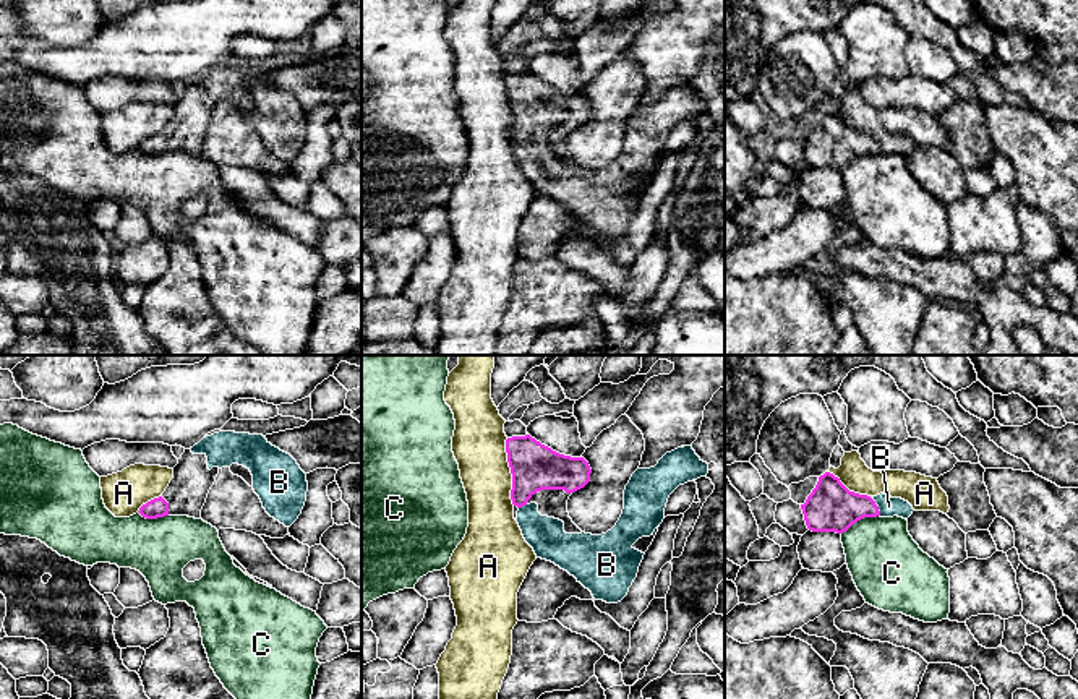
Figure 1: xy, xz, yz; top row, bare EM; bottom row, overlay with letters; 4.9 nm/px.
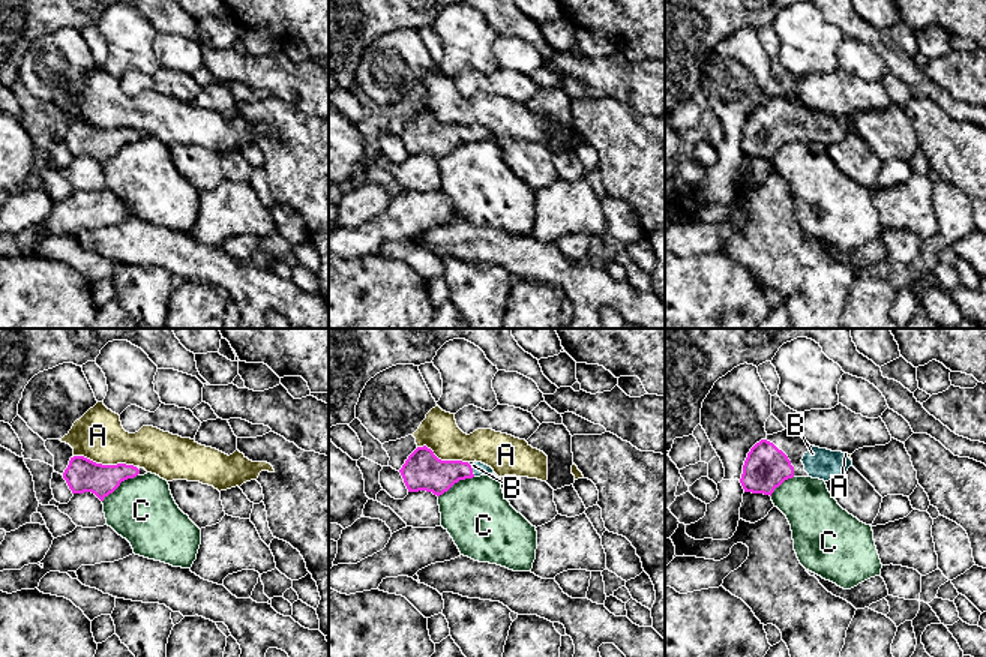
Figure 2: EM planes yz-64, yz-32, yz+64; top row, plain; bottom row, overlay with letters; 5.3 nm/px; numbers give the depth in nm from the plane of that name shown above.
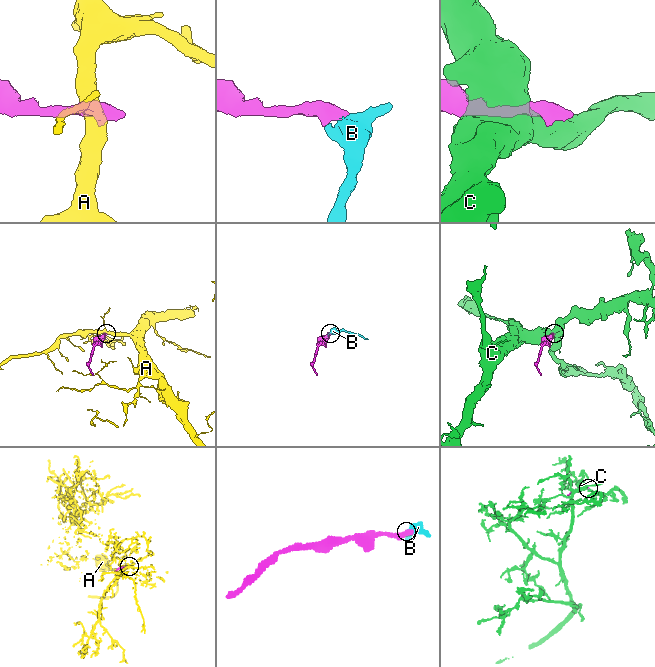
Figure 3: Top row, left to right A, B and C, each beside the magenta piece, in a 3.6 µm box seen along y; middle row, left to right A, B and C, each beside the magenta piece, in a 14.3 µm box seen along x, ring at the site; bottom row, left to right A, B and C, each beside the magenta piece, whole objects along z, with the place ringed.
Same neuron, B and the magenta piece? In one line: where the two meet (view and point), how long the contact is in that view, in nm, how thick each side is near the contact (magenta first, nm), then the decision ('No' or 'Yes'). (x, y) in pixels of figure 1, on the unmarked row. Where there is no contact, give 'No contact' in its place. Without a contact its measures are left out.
Touches magenta at yz (877, 145). Shared border 90 nm. Thickness 240 nm (magenta) against 100 nm. Yes

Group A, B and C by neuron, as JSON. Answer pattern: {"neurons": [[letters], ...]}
{"neurons": [["A"], ["B"], ["C"]]}

